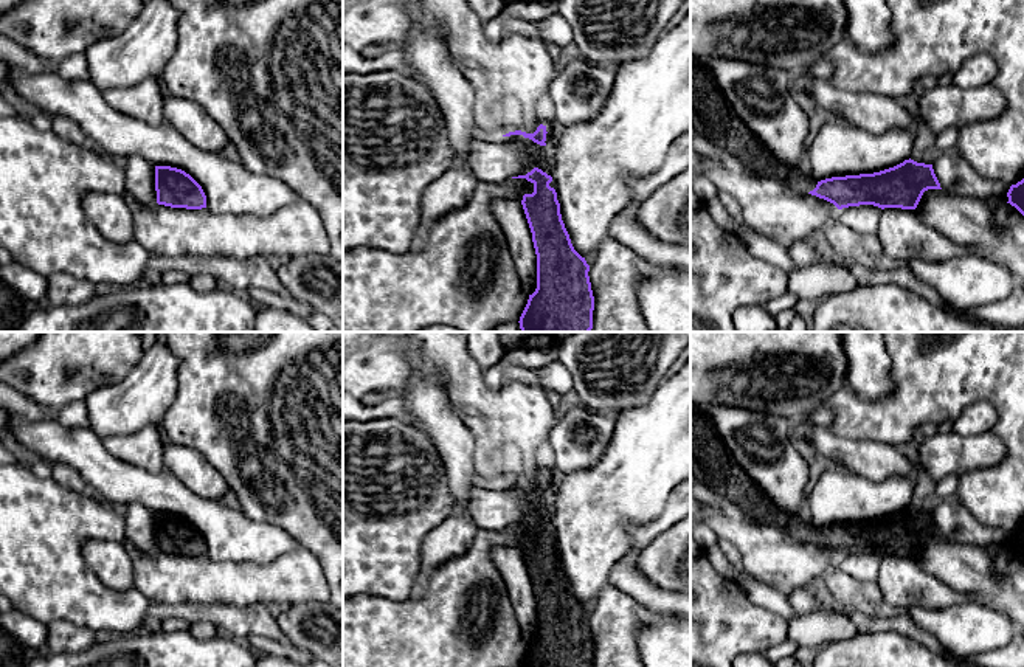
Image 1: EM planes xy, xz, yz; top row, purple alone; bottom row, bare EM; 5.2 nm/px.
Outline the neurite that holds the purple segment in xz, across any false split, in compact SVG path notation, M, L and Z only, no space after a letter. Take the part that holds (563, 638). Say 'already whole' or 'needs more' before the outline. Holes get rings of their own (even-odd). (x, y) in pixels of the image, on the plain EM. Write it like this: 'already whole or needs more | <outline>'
already whole | M534 515L526 523L512 526L526 526L534 532L534 540L524 541L521 552L537 602L537 636L529 642L520 667L593 667L594 644L588 624L590 613L571 591L562 568L557 540L549 534L552 524L541 517Z

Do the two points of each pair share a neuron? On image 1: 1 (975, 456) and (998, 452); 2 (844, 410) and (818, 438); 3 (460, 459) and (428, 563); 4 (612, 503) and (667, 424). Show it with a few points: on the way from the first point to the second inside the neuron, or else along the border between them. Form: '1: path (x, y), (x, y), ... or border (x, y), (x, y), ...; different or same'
1: path (981, 452), (992, 452); same
2: border (827, 427), (837, 435), (863, 439); different
3: path (461, 486), (461, 523), (450, 537); same
4: path (629, 483), (660, 444); same

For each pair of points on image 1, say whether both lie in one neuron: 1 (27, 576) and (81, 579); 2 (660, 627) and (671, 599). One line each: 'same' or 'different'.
1: same
2: different

